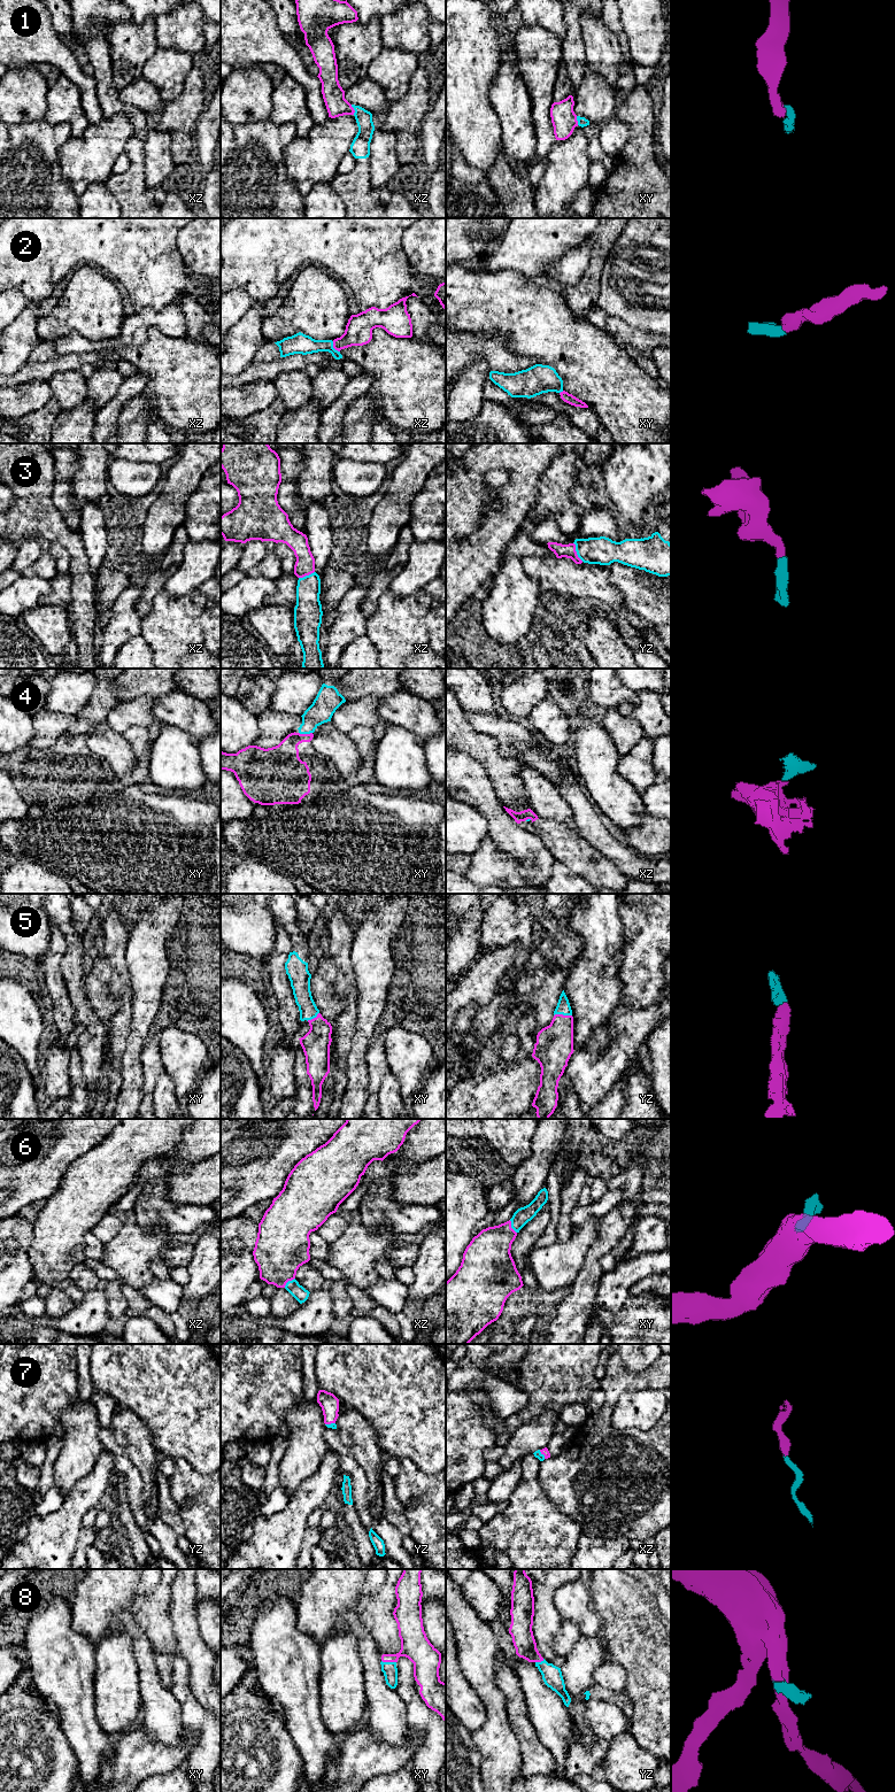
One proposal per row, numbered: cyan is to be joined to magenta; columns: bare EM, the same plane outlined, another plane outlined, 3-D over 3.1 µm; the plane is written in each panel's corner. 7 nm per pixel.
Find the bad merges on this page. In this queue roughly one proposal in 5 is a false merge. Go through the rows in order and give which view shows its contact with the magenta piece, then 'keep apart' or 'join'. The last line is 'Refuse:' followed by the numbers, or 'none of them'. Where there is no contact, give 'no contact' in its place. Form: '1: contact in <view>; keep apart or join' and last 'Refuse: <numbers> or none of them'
1: contact in xz; join
2: contact in xz; join
3: contact in yz; join
4: contact in xy; keep apart
5: contact in yz; join
6: contact in xz; join
7: contact in yz; join
8: contact in xy; join
Refuse: 4

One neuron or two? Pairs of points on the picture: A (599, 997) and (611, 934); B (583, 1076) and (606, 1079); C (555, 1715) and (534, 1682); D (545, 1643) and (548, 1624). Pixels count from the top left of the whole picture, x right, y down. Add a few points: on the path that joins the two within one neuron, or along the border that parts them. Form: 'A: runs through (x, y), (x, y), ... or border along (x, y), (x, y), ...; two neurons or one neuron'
A: runs through (596, 981), (596, 966), (602, 950); one neuron
B: runs through (588, 1076), (600, 1075); one neuron
C: runs through (547, 1707), (535, 1690); one neuron
D: runs through (545, 1638), (545, 1629); one neuron

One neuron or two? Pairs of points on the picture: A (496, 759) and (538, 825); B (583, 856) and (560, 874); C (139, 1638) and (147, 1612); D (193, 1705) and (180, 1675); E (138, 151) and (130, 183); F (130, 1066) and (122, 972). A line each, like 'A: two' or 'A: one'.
A: two
B: two
C: two
D: one
E: one
F: two

